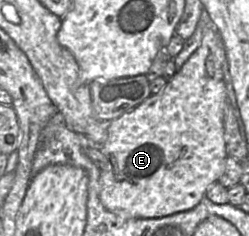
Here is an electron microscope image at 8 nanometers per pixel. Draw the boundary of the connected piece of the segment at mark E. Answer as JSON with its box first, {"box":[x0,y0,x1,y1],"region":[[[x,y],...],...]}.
{"box":[99,30,228,218],"region":[[[204,30],[199,48],[158,94],[109,123],[107,140],[100,148],[106,163],[99,179],[100,201],[107,210],[132,218],[161,218],[188,211],[223,174],[228,157],[223,121],[228,92],[216,30]]]}

